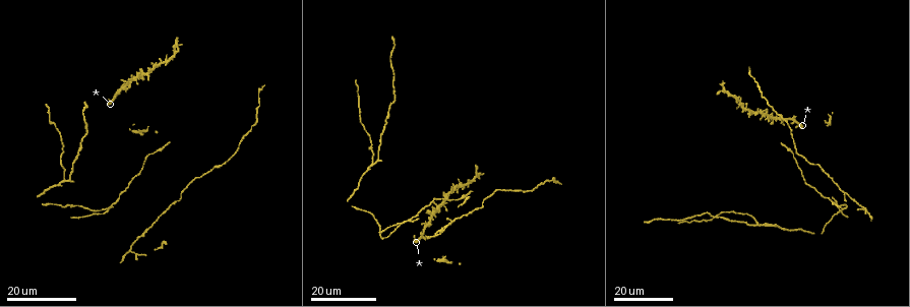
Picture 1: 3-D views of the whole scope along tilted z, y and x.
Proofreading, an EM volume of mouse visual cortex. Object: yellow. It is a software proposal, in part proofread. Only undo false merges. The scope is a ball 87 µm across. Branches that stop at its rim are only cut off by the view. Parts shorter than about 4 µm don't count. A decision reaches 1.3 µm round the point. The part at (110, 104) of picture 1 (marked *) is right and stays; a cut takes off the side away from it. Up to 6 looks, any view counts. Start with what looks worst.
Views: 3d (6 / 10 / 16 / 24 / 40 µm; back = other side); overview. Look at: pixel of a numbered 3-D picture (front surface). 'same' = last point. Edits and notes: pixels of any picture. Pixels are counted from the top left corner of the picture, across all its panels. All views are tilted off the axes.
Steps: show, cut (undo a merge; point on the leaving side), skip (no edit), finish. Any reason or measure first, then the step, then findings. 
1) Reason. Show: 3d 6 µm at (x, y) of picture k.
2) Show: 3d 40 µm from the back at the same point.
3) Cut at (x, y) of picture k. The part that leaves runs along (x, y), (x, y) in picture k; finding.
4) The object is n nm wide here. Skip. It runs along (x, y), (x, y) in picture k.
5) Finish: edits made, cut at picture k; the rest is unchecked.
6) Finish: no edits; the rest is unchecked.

Show: 3d 16 µm at (93, 209) of picture 1.

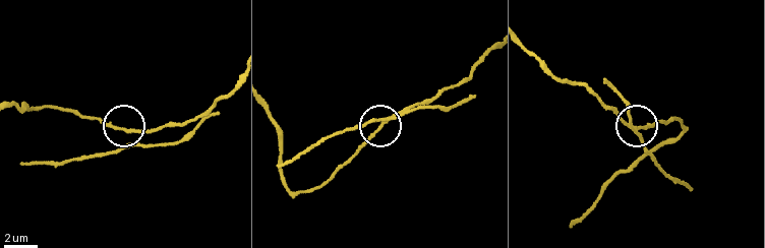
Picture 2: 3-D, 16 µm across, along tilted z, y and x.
Zoom in. Show: 3d 6 µm at (129, 130) of picture 2.

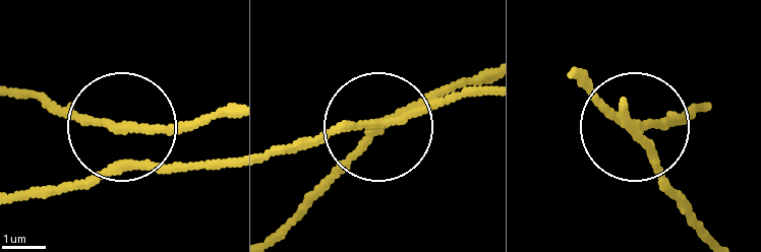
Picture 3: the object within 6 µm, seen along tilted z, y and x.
The object is 160 nm wide here. Skip. It runs along (232, 112), (122, 129), (101, 168), (60, 189) in picture 3; all the same neuron.

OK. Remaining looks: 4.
Show: 3d 24 µm at (779, 227) of picture 1.

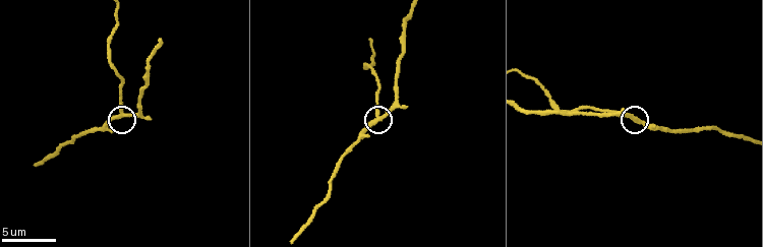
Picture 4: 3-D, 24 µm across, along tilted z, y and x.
Closer look. Show: 3d 10 µm at (378, 120) of picture 4.

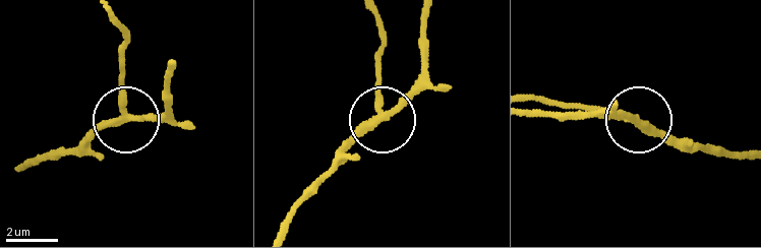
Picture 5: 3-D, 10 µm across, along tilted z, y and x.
3 arms meet here. Skip. Continuous, no second neuron.

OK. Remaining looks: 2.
Thick turns thin. Show: 3d 16 µm at (553, 178) of picture 1.

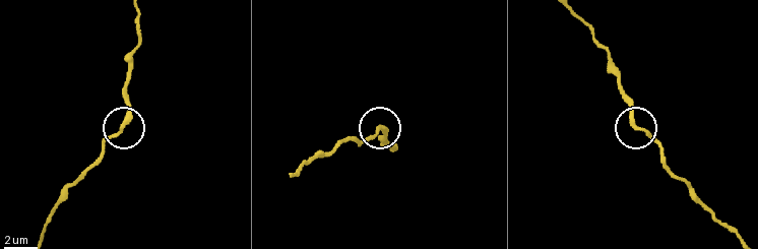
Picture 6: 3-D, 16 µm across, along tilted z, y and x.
Show: 3d 6 µm at (637, 127) of picture 6.

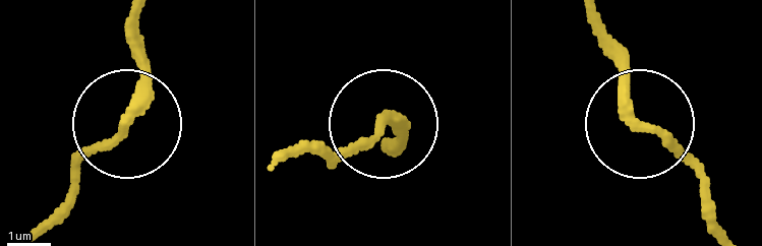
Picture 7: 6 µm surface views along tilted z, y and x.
The object is 240 nm wide here. Skip. One neuron here.

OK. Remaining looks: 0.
Finish: no edits; the rest is unchecked.

